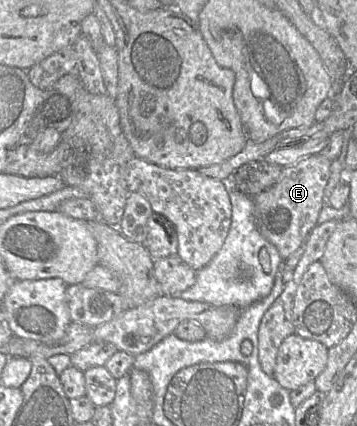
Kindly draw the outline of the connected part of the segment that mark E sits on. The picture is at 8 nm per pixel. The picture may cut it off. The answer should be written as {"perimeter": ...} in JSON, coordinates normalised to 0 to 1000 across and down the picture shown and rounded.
{"perimeter":[[[896,359],[846,371],[826,385],[796,392],[784,418],[759,441],[706,465],[717,535],[776,582],[793,610],[854,570],[871,540],[891,528],[927,385],[930,378]]]}

